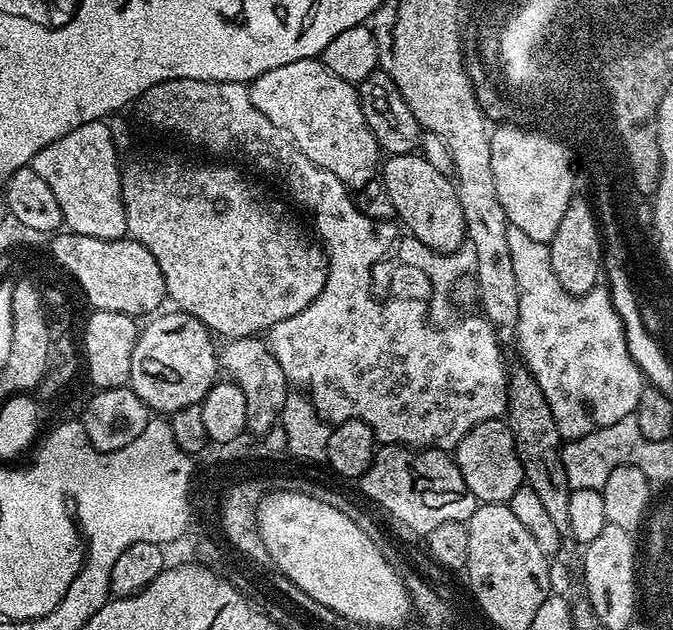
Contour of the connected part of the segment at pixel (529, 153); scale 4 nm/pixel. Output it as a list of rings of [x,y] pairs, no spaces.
[[[496,126],[490,132],[490,166],[494,169],[498,202],[502,202],[502,210],[506,210],[509,225],[534,238],[534,242],[552,243],[554,230],[558,230],[558,222],[562,222],[566,206],[570,206],[574,199],[577,186],[572,182],[572,176],[568,176],[568,156],[564,156],[564,143],[563,139],[547,131],[533,130],[528,126]]]

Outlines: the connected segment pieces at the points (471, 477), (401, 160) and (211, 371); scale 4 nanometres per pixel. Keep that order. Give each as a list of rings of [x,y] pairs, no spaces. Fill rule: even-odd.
[[[503,419],[487,420],[462,438],[454,450],[454,459],[458,470],[462,470],[462,478],[466,478],[466,486],[476,495],[481,504],[502,504],[508,501],[525,483],[524,467],[516,453],[516,443],[507,423]]]
[[[423,154],[388,156],[383,164],[384,189],[390,194],[390,202],[394,202],[395,219],[408,227],[407,235],[438,252],[458,250],[466,239],[466,222],[453,181],[434,170]]]
[[[179,310],[171,311],[161,311],[159,314],[153,315],[147,321],[149,324],[145,328],[143,325],[139,329],[134,346],[134,358],[130,358],[128,384],[134,390],[134,394],[138,394],[138,398],[142,398],[145,406],[156,414],[171,414],[186,406],[200,404],[204,395],[212,389],[213,384],[218,380],[218,376],[216,376],[218,348],[212,345],[213,333],[209,332],[207,326],[198,318]]]

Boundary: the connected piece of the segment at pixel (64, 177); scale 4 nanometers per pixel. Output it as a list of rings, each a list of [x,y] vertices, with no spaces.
[[[95,120],[70,130],[70,134],[62,134],[62,138],[34,154],[30,167],[46,178],[46,186],[58,198],[67,231],[103,240],[123,240],[128,236],[120,185],[122,163],[116,157],[116,148],[111,127],[104,120]]]

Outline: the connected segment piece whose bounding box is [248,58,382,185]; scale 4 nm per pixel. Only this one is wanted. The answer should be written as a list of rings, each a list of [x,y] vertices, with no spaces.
[[[319,58],[286,62],[286,66],[278,66],[278,70],[266,70],[266,74],[248,84],[248,93],[254,106],[258,106],[258,110],[262,110],[262,114],[278,126],[280,133],[322,170],[330,170],[330,174],[349,185],[359,185],[373,175],[372,167],[376,159],[378,164],[382,153],[374,134],[370,134],[370,126],[366,126],[366,118],[362,118],[357,85],[338,78],[338,74],[334,74],[334,70],[330,70]]]

